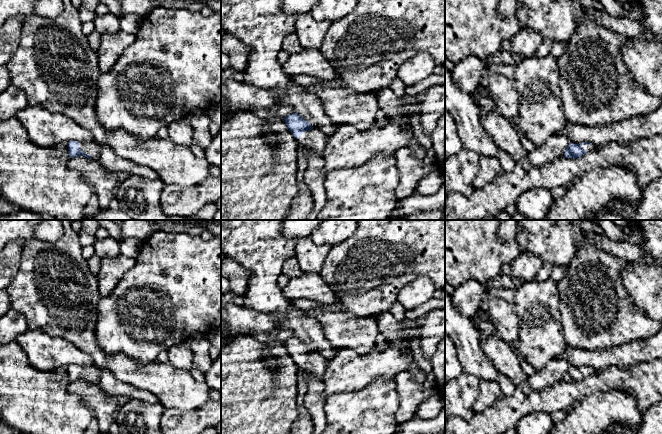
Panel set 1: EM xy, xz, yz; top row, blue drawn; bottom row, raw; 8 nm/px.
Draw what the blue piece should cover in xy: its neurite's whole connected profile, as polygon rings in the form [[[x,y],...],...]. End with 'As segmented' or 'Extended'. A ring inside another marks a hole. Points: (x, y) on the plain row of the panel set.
[[[70,365],[68,368],[68,377],[70,382],[85,380],[88,383],[99,384],[100,368],[95,365],[83,368],[77,365]]]. Extended

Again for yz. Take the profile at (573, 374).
[[[582,366],[579,368],[570,367],[564,375],[565,382],[580,382],[587,376],[592,375],[595,370],[589,366]]]. Extended

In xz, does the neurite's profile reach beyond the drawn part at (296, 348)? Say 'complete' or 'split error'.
split error

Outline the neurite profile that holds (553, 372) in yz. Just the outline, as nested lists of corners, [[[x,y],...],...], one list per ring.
[[[561,357],[552,359],[542,369],[536,370],[529,377],[532,391],[541,391],[560,381],[564,381],[564,375],[570,367],[568,361]]]

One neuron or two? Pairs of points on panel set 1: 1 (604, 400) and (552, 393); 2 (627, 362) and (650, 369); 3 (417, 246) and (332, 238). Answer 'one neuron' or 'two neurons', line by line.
1: two neurons
2: two neurons
3: two neurons

